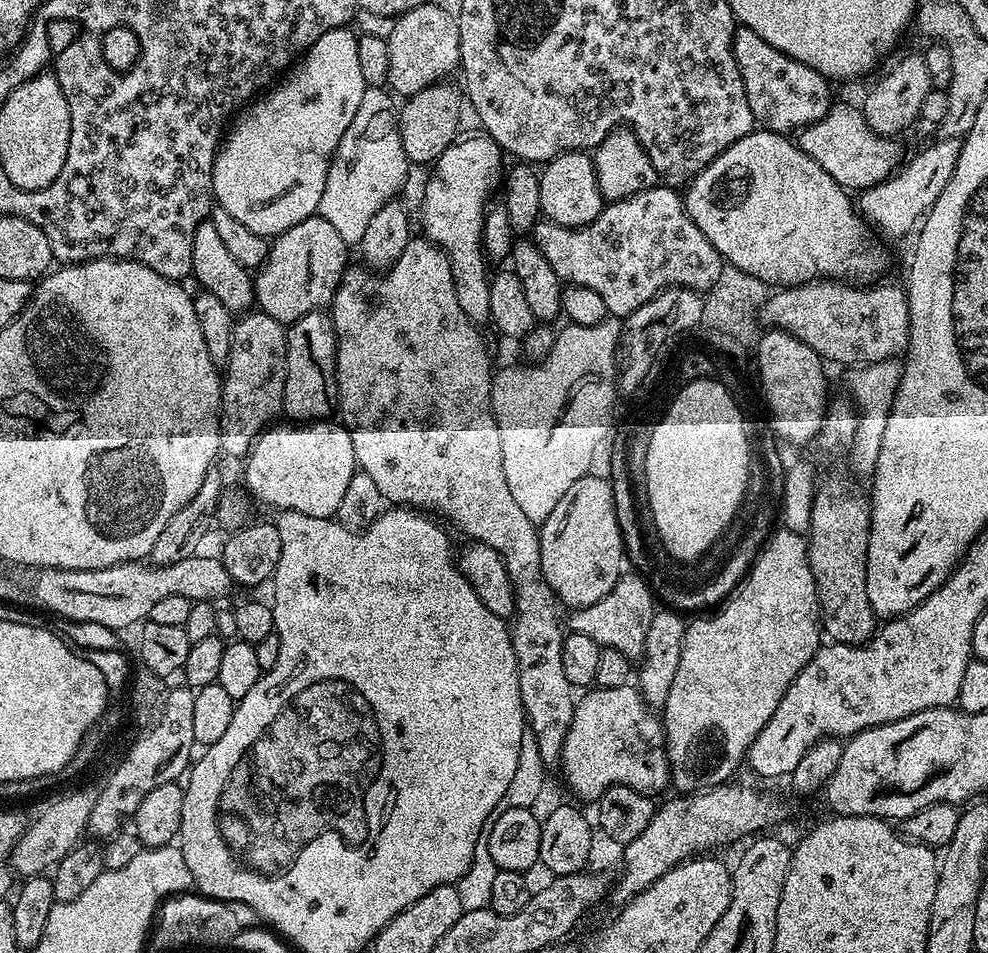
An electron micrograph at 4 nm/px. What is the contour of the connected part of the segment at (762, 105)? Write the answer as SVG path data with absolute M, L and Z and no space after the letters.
M737 27L732 49L746 86L746 100L750 102L753 121L761 129L781 134L796 134L801 128L818 122L832 108L834 97L828 89L828 77L782 54L782 50L770 46L766 38L758 38L754 30Z

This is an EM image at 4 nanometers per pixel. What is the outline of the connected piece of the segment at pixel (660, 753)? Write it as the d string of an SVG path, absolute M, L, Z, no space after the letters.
M631 683L617 688L598 688L583 693L576 700L570 730L564 739L559 767L564 768L564 780L584 800L599 801L607 788L621 784L639 792L653 793L669 785L667 751L664 747L664 725L661 717L644 702L639 687Z

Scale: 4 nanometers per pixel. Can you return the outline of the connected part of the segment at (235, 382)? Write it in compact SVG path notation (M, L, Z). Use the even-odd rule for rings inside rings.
M249 310L235 321L220 389L220 450L225 457L247 457L254 441L283 413L287 361L285 325L259 310Z

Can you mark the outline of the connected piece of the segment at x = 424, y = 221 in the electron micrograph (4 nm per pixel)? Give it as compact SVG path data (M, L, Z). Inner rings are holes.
M487 134L458 138L431 165L428 181L424 184L424 197L420 200L420 224L424 227L423 235L437 244L446 254L450 262L450 270L454 278L454 286L458 294L458 306L462 306L464 313L474 322L487 321L488 315L488 285L490 283L489 265L482 255L482 233L484 231L484 214L493 199L492 191L496 184L501 183L500 156L502 150L492 137Z

